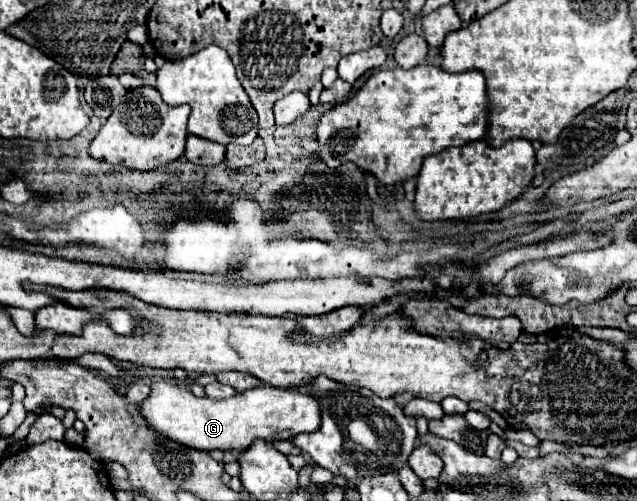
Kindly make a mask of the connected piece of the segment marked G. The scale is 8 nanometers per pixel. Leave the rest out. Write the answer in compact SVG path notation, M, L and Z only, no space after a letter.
M158 380L150 386L148 398L142 400L140 412L150 430L186 448L198 448L202 452L246 450L256 440L290 440L294 434L314 432L314 428L318 430L320 424L318 400L300 390L272 386L256 386L252 390L238 392L234 398L212 400L208 396L196 398L188 388L176 386L168 380Z

